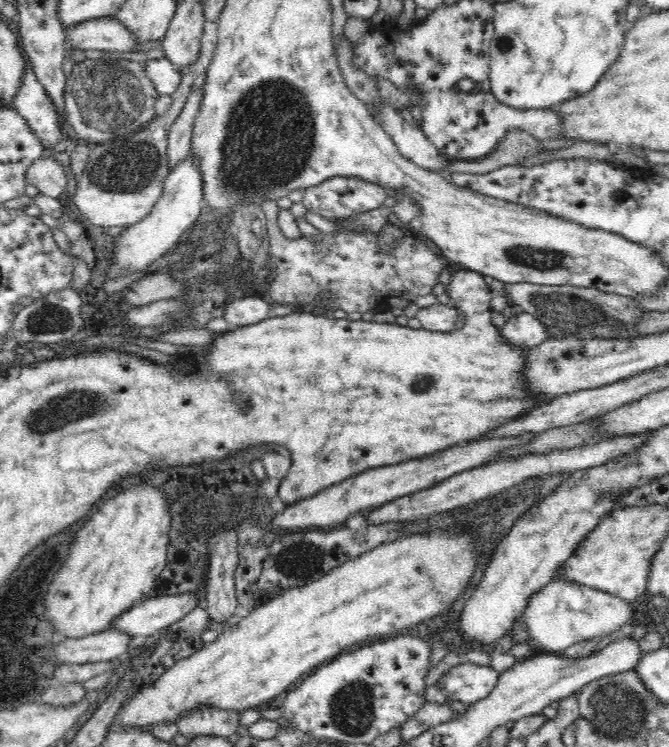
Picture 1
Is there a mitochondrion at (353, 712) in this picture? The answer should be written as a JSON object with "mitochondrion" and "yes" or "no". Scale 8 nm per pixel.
{"mitochondrion":"yes"}

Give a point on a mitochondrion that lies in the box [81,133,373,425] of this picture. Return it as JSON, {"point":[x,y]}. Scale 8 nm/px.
{"point":[130,165]}

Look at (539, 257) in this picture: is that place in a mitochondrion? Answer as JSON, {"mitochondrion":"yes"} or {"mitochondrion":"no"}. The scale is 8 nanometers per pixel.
{"mitochondrion":"yes"}

